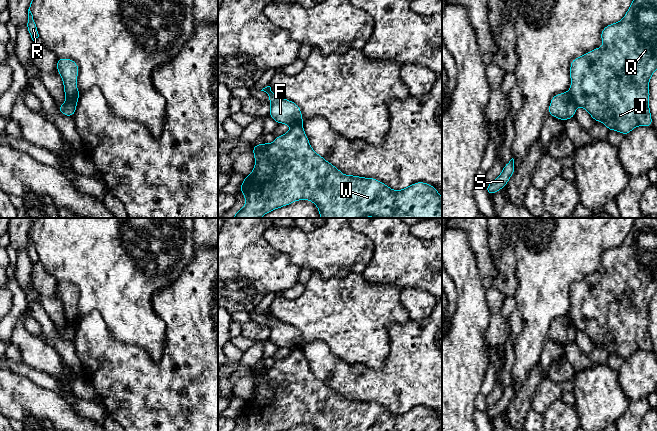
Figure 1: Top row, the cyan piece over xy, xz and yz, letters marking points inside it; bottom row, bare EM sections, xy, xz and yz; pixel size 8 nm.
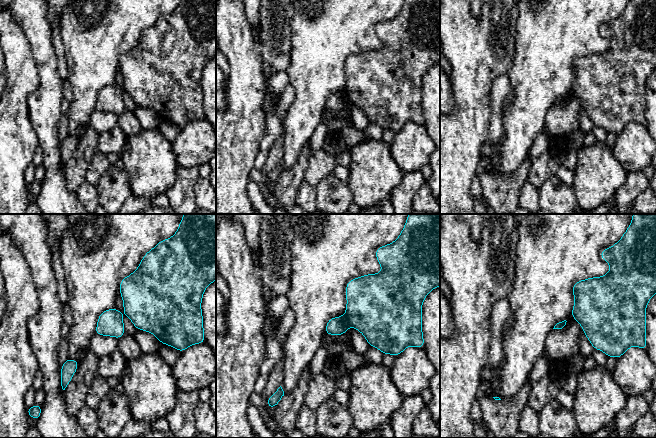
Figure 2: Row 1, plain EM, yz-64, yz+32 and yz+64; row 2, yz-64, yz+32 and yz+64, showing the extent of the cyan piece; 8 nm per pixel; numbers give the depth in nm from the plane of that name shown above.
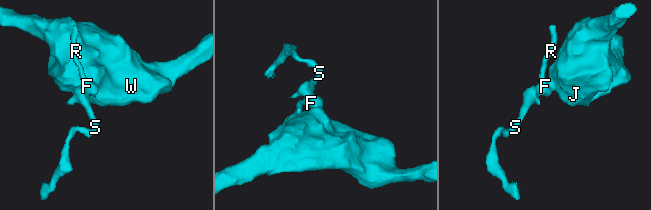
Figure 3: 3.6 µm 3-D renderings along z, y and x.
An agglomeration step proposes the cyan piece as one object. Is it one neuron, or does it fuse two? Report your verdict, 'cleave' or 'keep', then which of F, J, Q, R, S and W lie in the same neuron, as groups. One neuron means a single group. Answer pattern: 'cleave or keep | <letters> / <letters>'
cleave | F R S / J Q W

